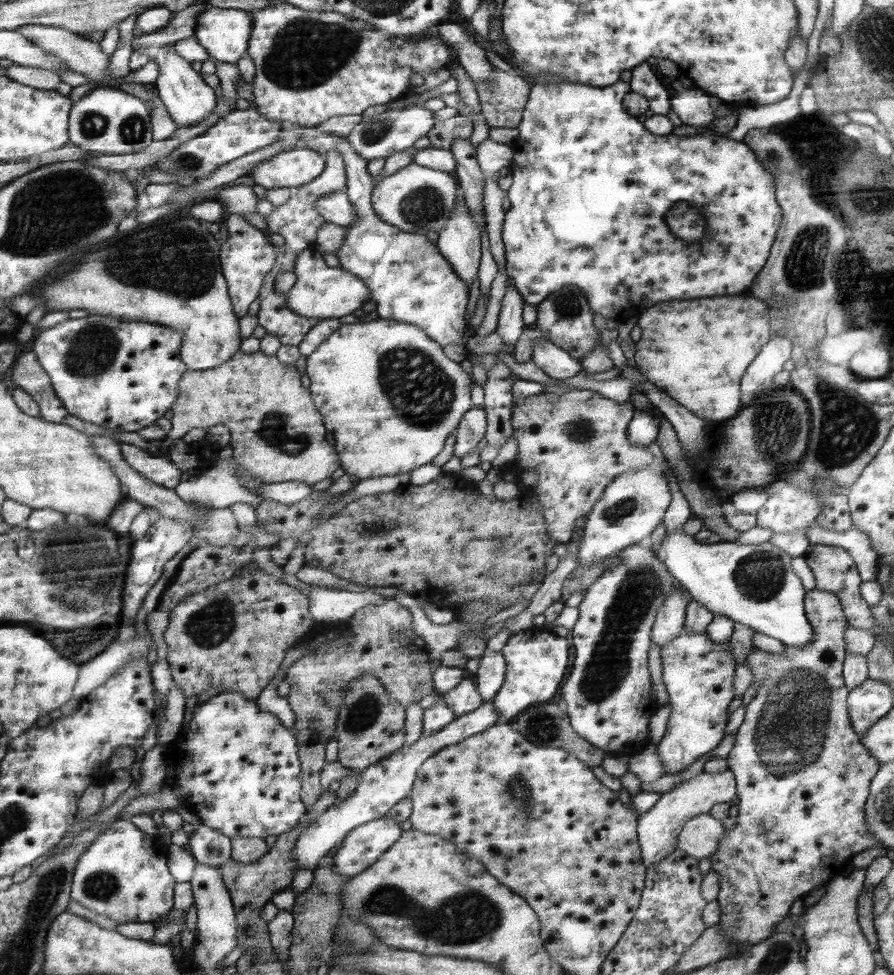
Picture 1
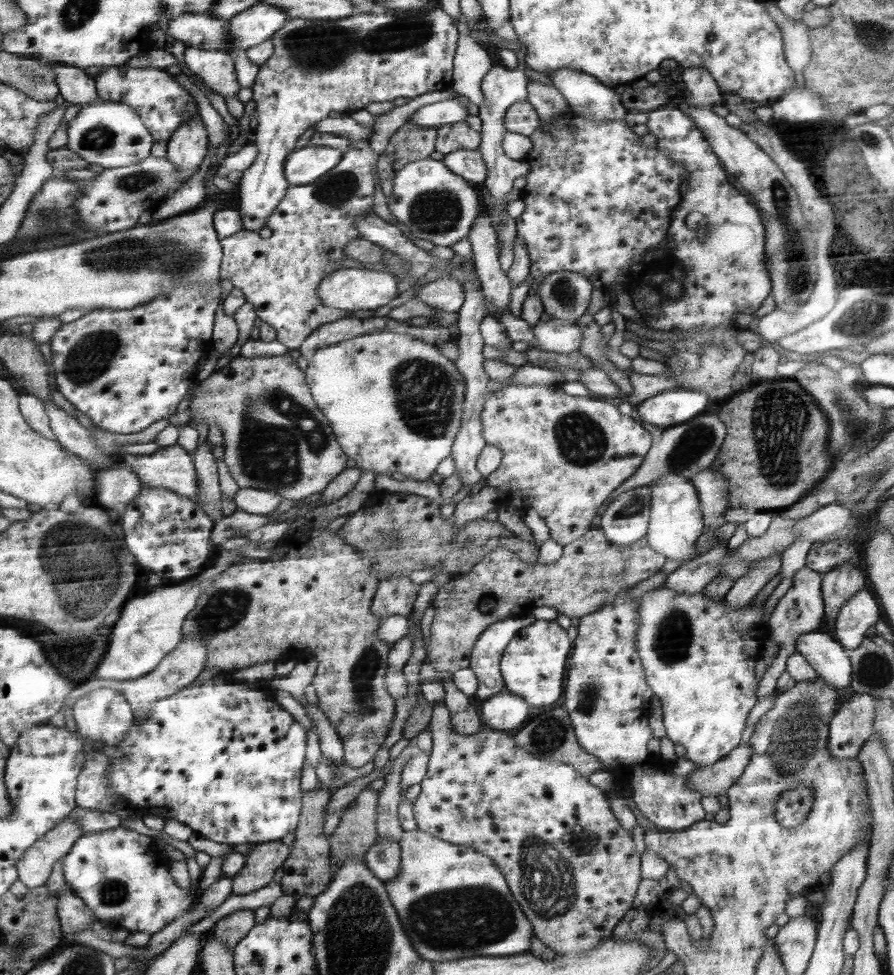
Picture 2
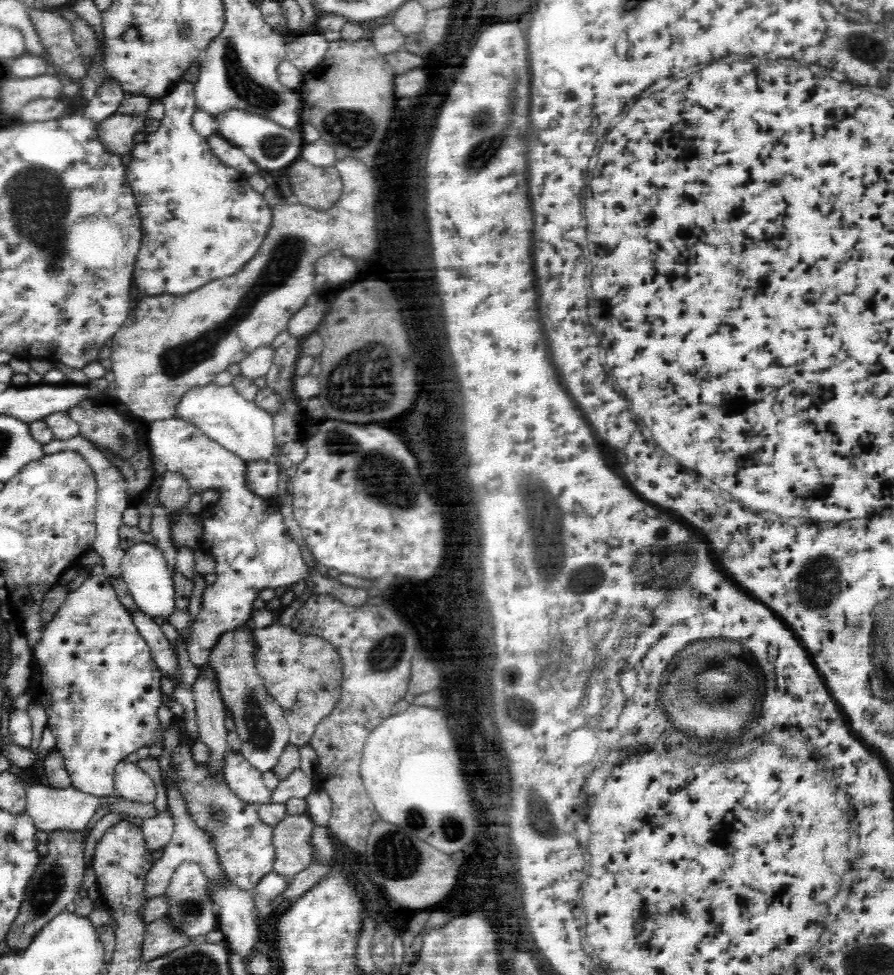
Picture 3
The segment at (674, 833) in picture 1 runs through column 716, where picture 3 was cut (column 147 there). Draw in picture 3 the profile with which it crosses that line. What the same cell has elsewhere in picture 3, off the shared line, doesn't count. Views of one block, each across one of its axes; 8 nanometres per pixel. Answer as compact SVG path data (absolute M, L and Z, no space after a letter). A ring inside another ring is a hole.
M121 760L115 768L115 793L123 796L125 800L153 804L156 798L156 784L152 778L143 772L138 764Z

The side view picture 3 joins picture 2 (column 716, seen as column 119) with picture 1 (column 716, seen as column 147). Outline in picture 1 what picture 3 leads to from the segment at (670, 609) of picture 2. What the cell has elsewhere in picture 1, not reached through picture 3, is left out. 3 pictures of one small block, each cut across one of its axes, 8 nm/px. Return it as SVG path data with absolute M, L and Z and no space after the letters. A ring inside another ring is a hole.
M682 629L677 637L665 641L659 649L661 680L671 708L665 734L656 745L656 754L664 767L664 775L680 773L703 754L713 751L724 735L730 714L727 706L733 700L735 659L728 641L715 645L705 631Z

